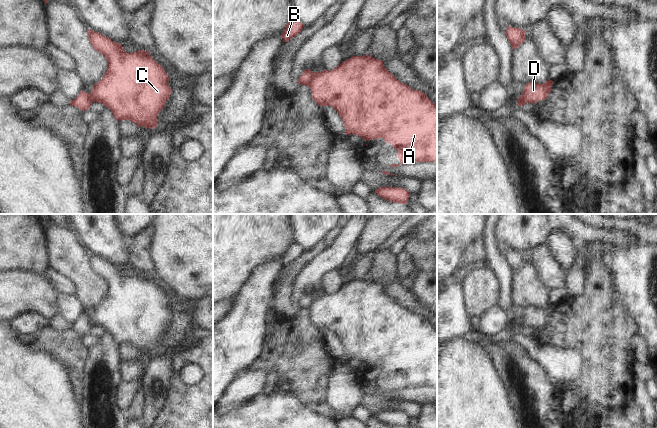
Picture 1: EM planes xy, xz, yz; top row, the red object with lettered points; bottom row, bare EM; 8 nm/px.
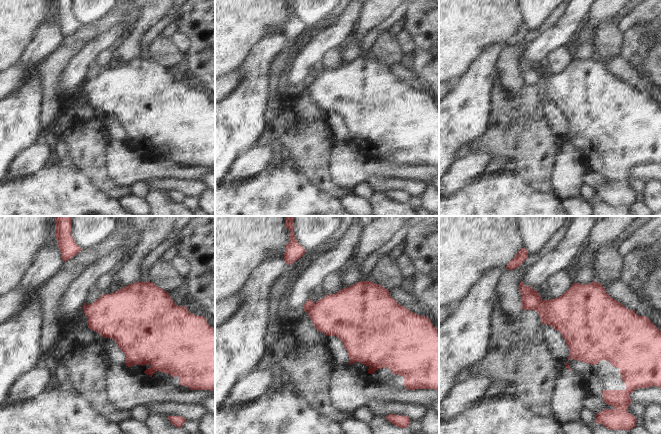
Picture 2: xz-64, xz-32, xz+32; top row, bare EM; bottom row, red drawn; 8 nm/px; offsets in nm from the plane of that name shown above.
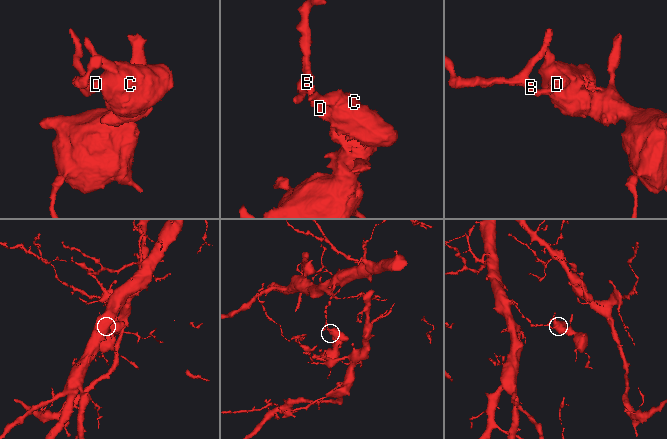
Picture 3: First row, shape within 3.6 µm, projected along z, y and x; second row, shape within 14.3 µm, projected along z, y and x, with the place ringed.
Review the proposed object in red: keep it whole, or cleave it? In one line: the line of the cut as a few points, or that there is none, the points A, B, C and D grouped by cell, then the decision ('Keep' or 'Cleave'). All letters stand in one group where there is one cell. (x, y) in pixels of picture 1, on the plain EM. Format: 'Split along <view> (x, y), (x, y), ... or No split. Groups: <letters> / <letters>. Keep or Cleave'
Split along xz (314, 297), (314, 300), (306, 309). Groups: A C D / B. Cleave

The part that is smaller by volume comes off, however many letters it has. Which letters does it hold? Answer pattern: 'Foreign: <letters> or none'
Foreign: A, C, D

